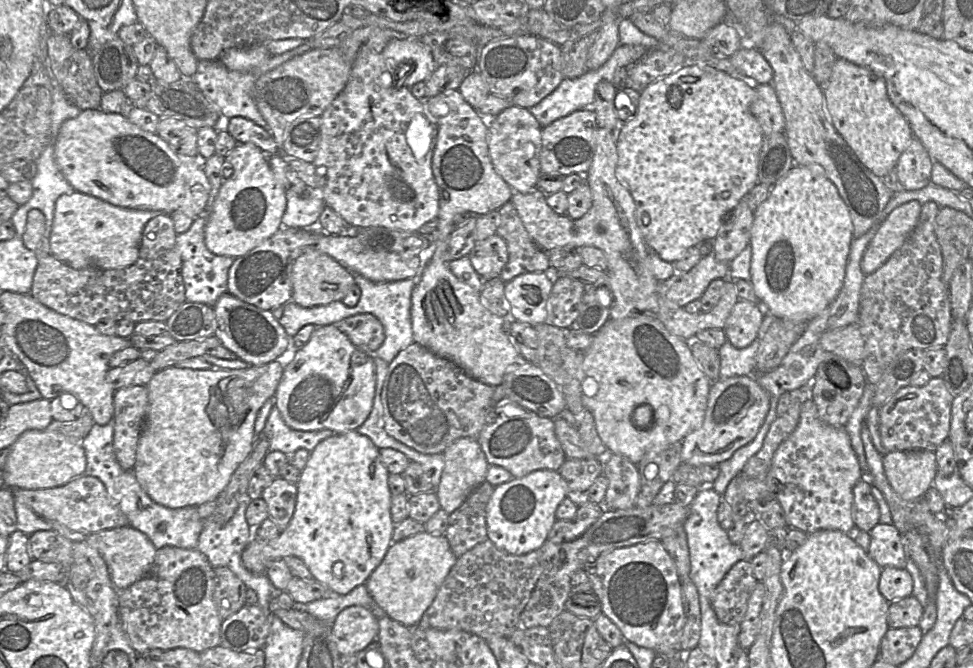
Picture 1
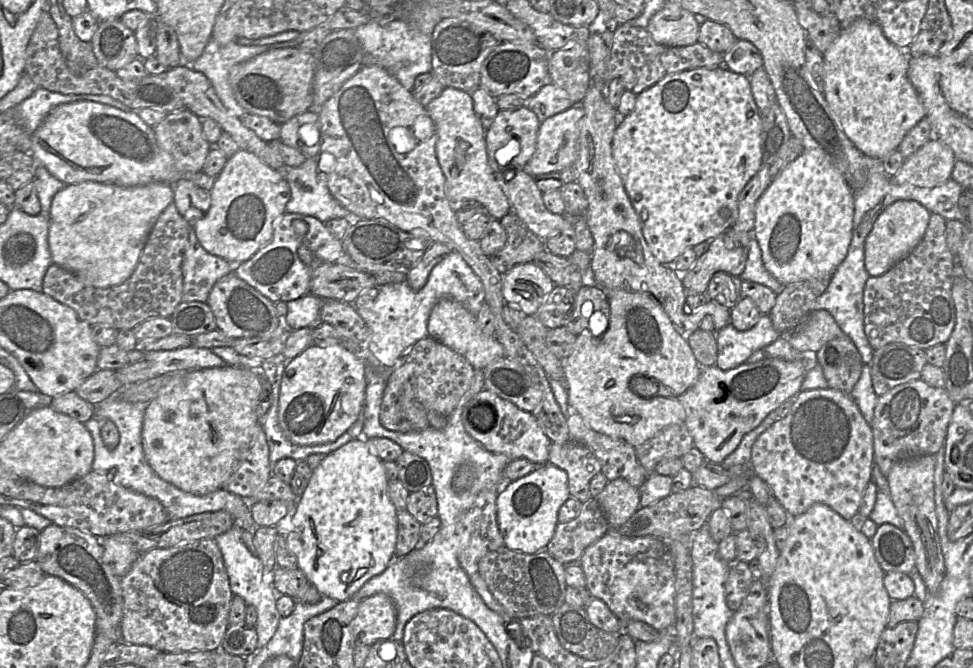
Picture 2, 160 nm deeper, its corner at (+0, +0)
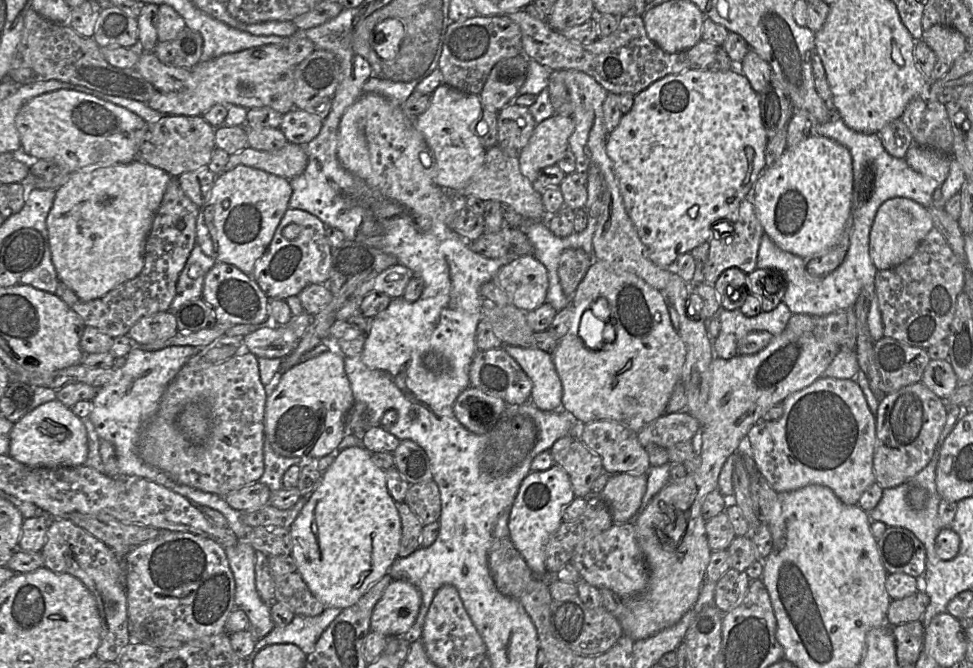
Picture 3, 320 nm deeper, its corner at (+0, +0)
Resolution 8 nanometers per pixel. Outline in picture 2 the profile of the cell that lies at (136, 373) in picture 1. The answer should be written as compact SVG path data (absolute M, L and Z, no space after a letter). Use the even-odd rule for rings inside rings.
M97 369L75 392L89 403L98 404L123 386L116 371Z

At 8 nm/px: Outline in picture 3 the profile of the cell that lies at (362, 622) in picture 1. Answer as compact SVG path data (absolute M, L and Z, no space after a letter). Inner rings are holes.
M392 580L373 609L371 631L387 638L403 636L414 624L421 601L421 593L414 585Z

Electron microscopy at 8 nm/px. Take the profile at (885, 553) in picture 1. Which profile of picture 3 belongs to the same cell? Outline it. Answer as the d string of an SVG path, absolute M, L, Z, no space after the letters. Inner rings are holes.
M887 526L877 540L881 561L889 574L906 573L922 577L926 568L923 543L907 528Z

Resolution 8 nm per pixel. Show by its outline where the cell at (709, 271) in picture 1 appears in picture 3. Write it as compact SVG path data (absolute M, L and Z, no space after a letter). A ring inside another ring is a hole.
M745 197L739 207L733 232L725 238L714 237L709 241L709 253L702 270L703 282L714 285L723 271L737 267L747 275L757 269L757 258L764 229L757 218L754 202L751 197Z

